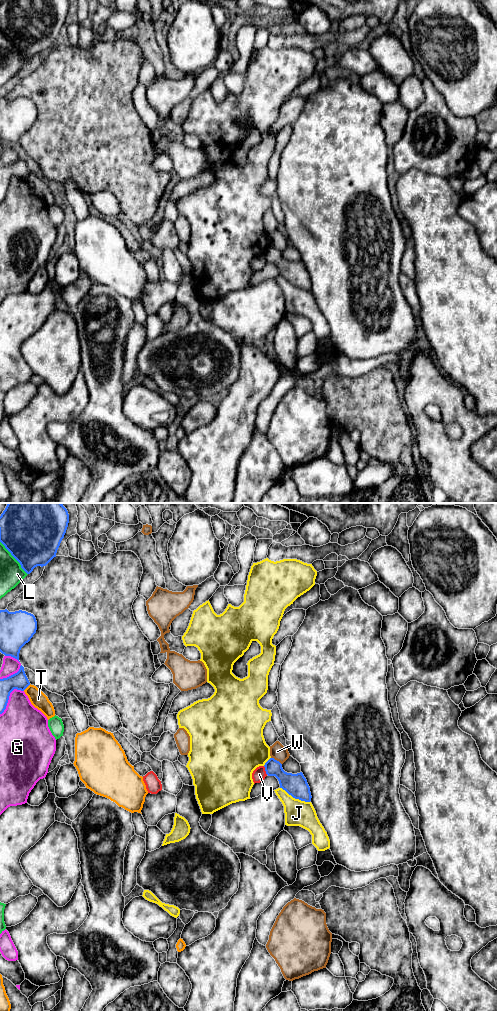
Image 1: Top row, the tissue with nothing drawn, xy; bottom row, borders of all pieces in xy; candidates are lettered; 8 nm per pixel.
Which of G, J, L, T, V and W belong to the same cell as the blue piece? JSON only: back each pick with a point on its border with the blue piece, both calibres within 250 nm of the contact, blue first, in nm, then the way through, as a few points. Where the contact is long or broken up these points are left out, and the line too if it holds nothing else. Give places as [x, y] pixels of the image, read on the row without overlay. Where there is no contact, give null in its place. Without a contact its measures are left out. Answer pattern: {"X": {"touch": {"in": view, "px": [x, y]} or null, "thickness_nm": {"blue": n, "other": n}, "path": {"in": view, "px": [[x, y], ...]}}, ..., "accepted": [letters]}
{"accepted": []}

